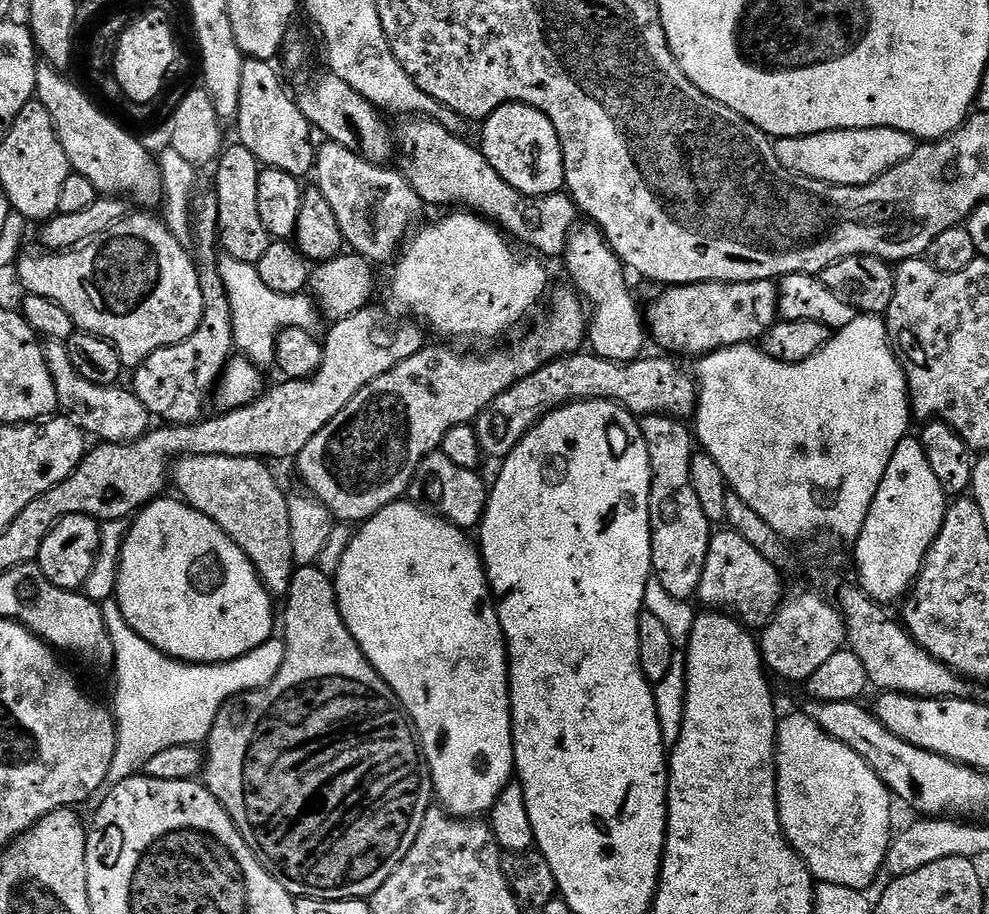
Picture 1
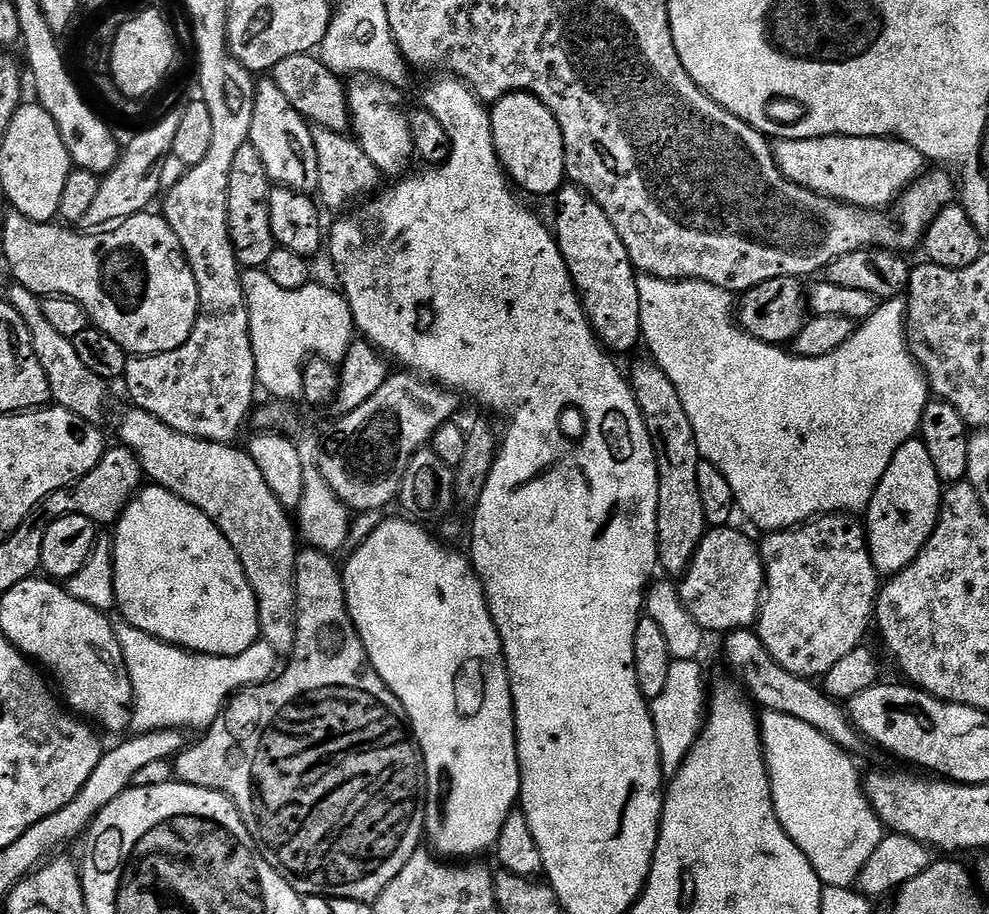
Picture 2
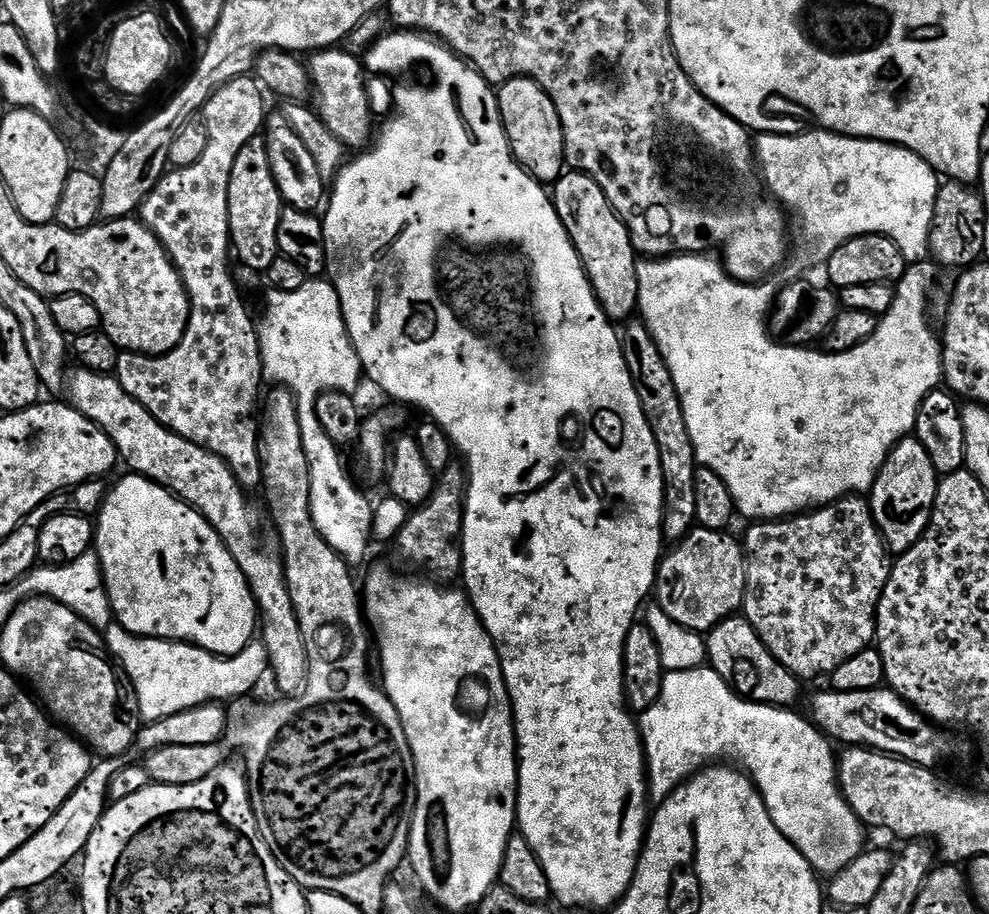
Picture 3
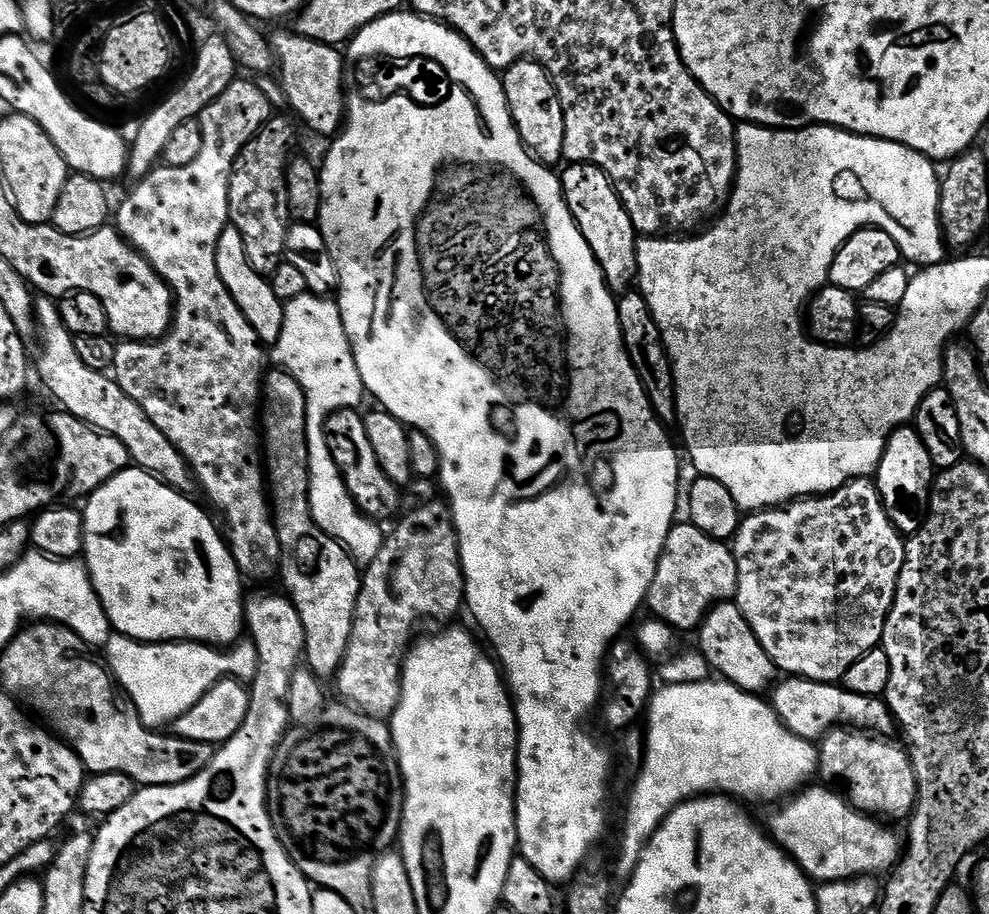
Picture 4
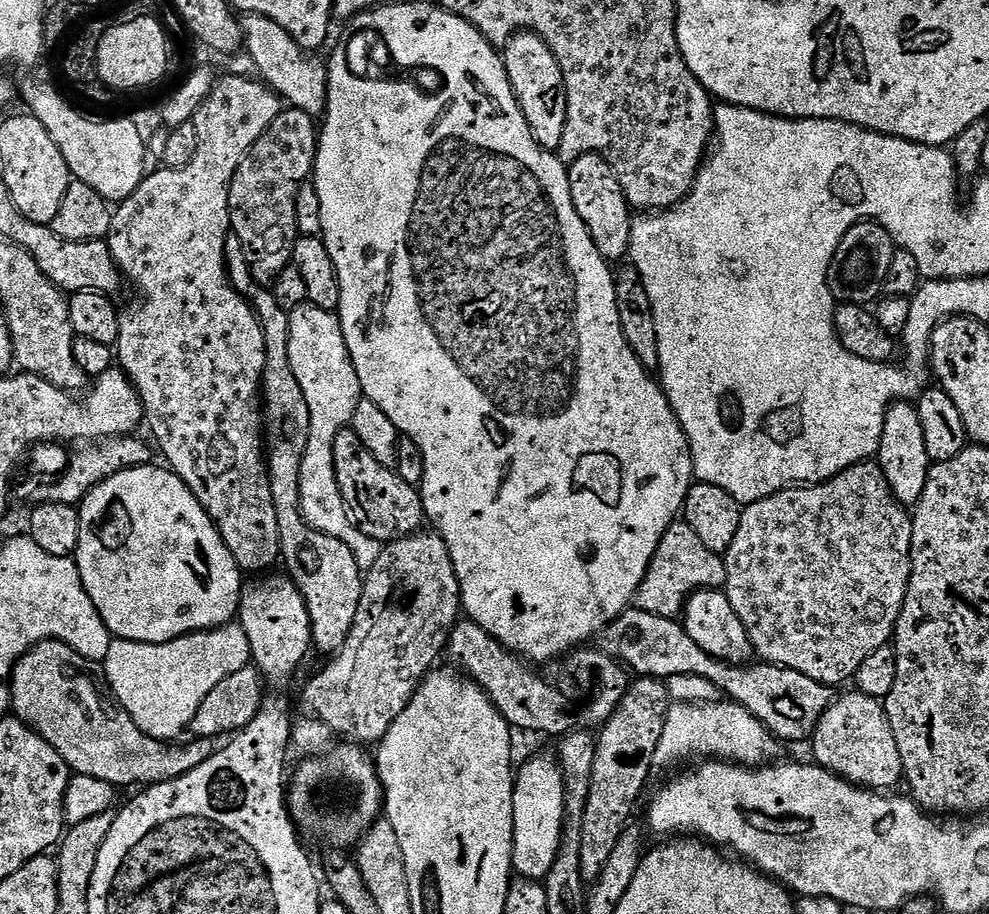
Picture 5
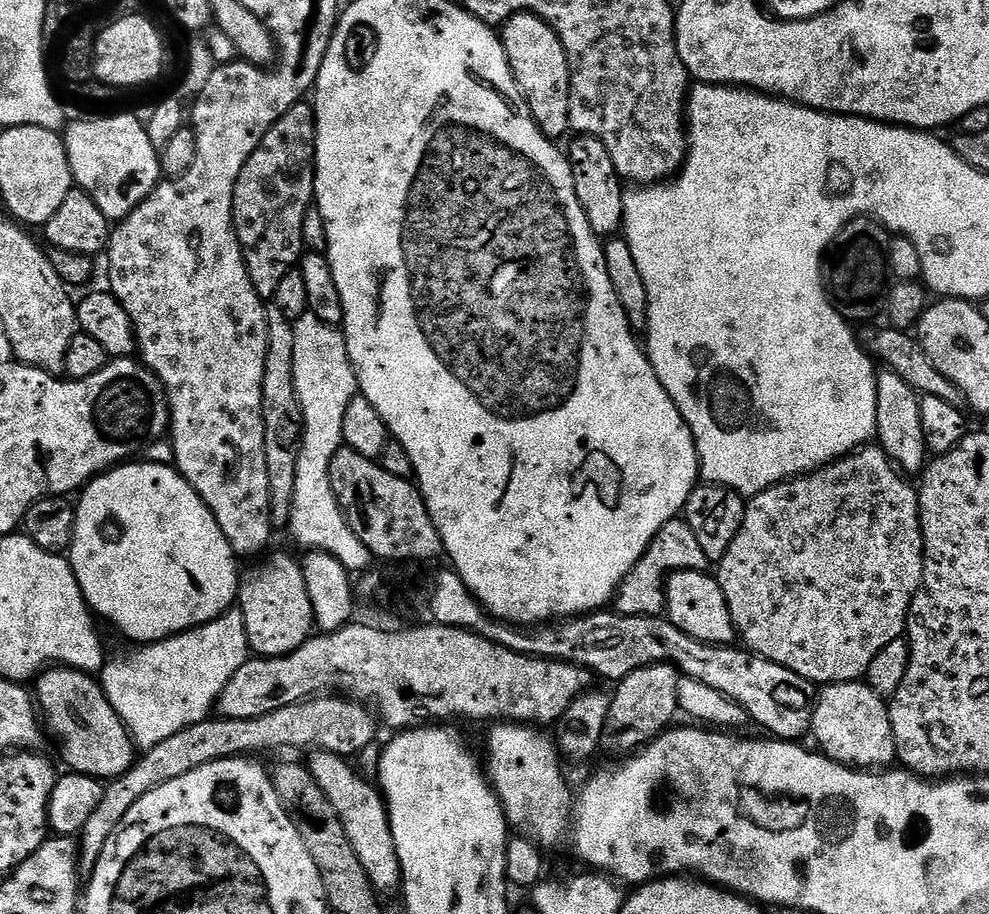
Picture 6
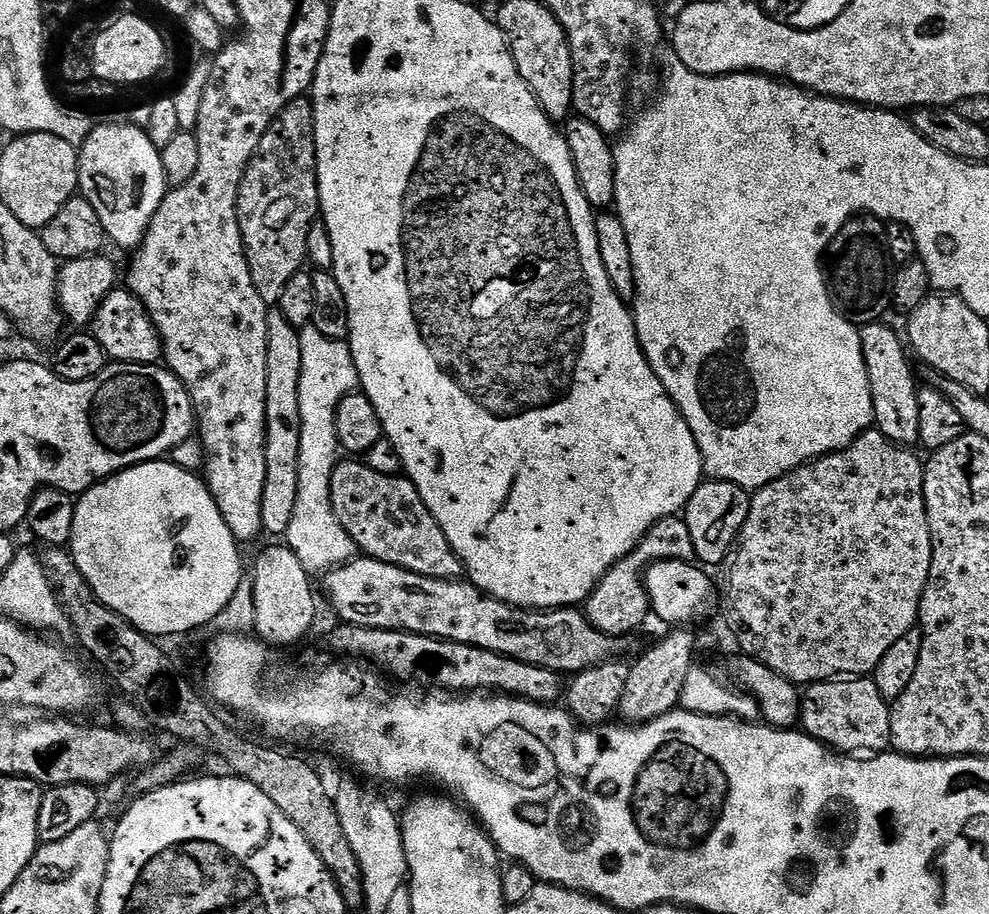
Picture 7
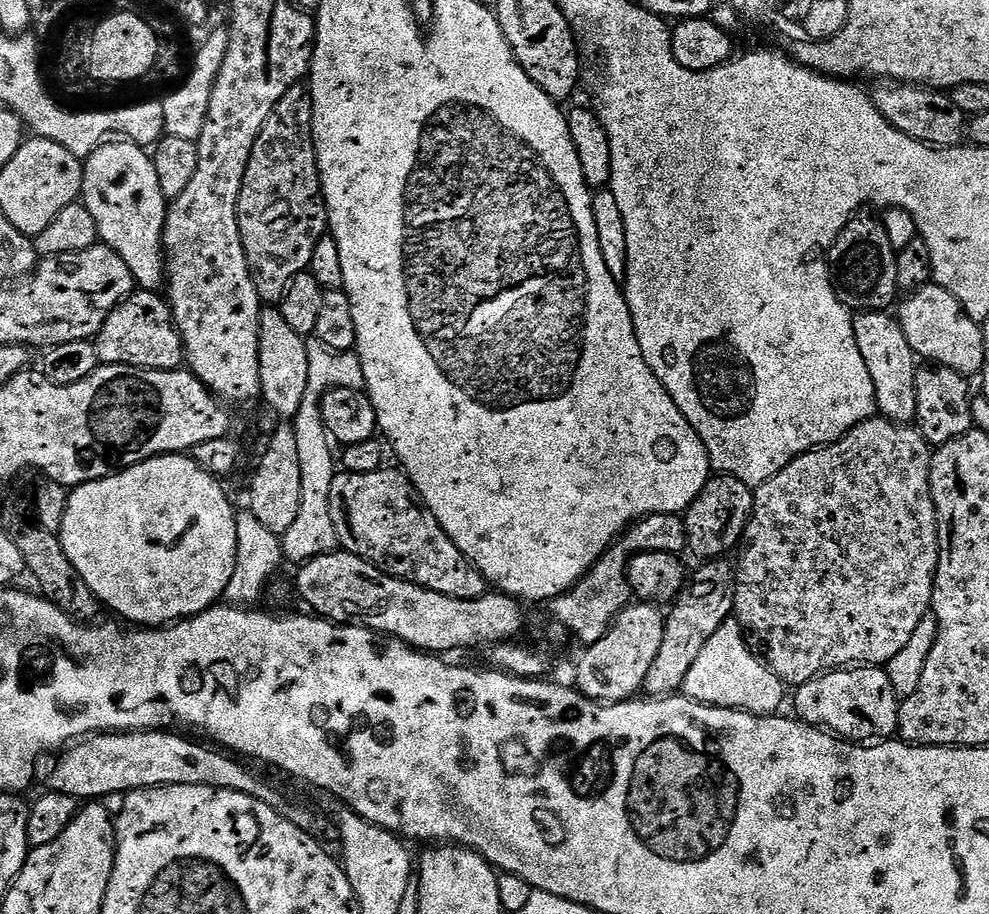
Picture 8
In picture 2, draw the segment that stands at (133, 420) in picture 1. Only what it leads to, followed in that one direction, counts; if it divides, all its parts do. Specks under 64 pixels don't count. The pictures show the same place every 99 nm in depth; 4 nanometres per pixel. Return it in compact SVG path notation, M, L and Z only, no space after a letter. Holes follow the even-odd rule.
M13 283L12 289L6 293L9 304L22 314L26 326L30 330L30 338L34 342L34 354L38 362L42 362L42 370L46 370L46 382L50 382L50 394L52 400L59 407L70 410L78 414L78 418L100 422L104 416L104 403L108 400L109 381L98 378L94 370L86 370L82 363L82 358L78 358L78 350L70 340L67 340L58 330L54 330L54 325L46 319L46 314L42 314L40 309L41 297L36 296L30 290L23 288L21 284Z

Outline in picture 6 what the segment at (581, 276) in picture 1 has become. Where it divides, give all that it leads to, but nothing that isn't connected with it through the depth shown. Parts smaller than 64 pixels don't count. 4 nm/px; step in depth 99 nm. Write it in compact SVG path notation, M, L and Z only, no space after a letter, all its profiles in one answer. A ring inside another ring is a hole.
M593 136L575 137L569 148L566 148L568 165L574 174L574 186L578 194L578 202L595 230L601 238L612 238L621 231L624 222L624 193L625 181L621 180L618 170L614 166L614 158L610 158L610 150L598 142Z

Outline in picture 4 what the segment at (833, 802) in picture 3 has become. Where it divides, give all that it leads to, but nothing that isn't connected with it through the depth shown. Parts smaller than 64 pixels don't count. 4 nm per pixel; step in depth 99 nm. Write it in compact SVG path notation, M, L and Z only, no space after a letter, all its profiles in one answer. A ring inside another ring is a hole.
M699 650L692 652L680 652L667 657L663 661L664 664L658 668L658 680L664 684L668 684L665 688L657 687L653 691L651 701L646 709L646 719L648 718L648 732L644 736L644 759L639 765L640 777L636 780L636 785L632 788L632 797L628 800L628 805L624 808L624 829L620 832L620 853L616 856L616 876L615 879L620 882L627 882L634 874L634 870L638 866L638 862L642 858L642 850L646 850L646 846L650 842L650 838L654 838L654 834L658 830L658 826L662 826L662 822L673 812L679 804L684 804L698 796L705 794L727 794L733 798L744 798L749 792L752 796L757 796L760 800L780 800L785 799L784 792L787 794L795 793L797 790L803 789L809 783L811 776L815 777L818 772L818 748L811 740L803 740L798 738L798 734L794 734L788 729L784 723L778 718L778 714L772 709L771 703L767 699L761 698L759 695L751 692L744 692L738 686L729 684L723 678L712 678L716 680L704 680L710 676L710 669L706 658Z

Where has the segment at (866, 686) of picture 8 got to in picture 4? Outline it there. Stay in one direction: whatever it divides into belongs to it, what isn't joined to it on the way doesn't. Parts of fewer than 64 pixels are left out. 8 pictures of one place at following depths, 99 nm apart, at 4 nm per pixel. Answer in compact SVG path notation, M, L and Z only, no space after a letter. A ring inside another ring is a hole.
M833 728L818 744L818 776L821 781L840 784L836 785L839 791L859 812L876 818L907 817L916 807L916 775L907 751L888 740L864 730Z

